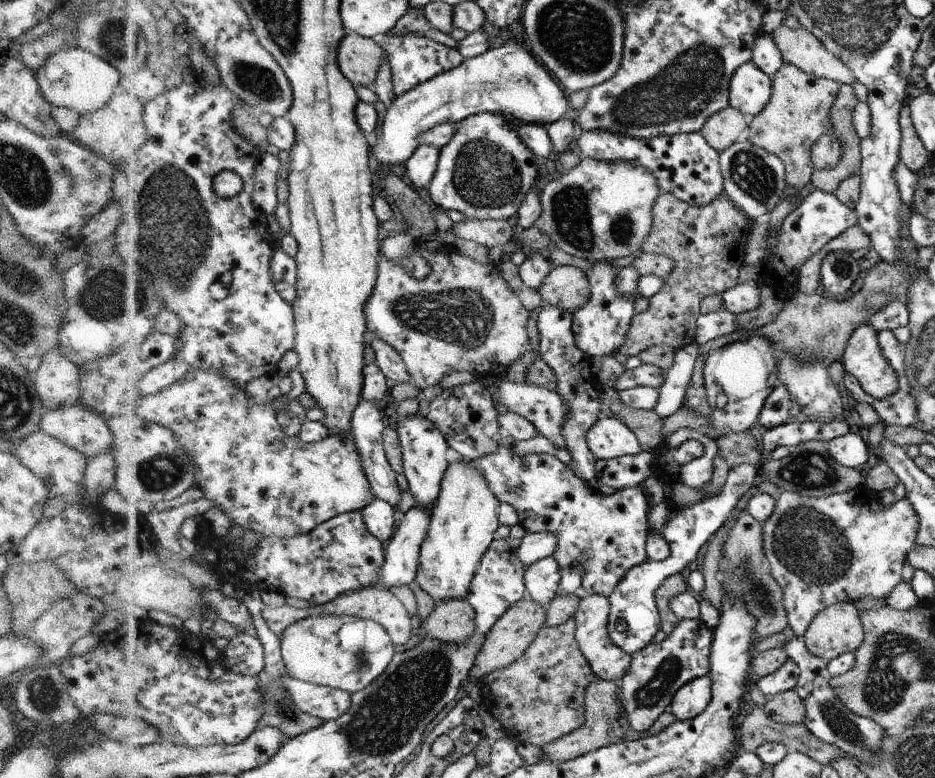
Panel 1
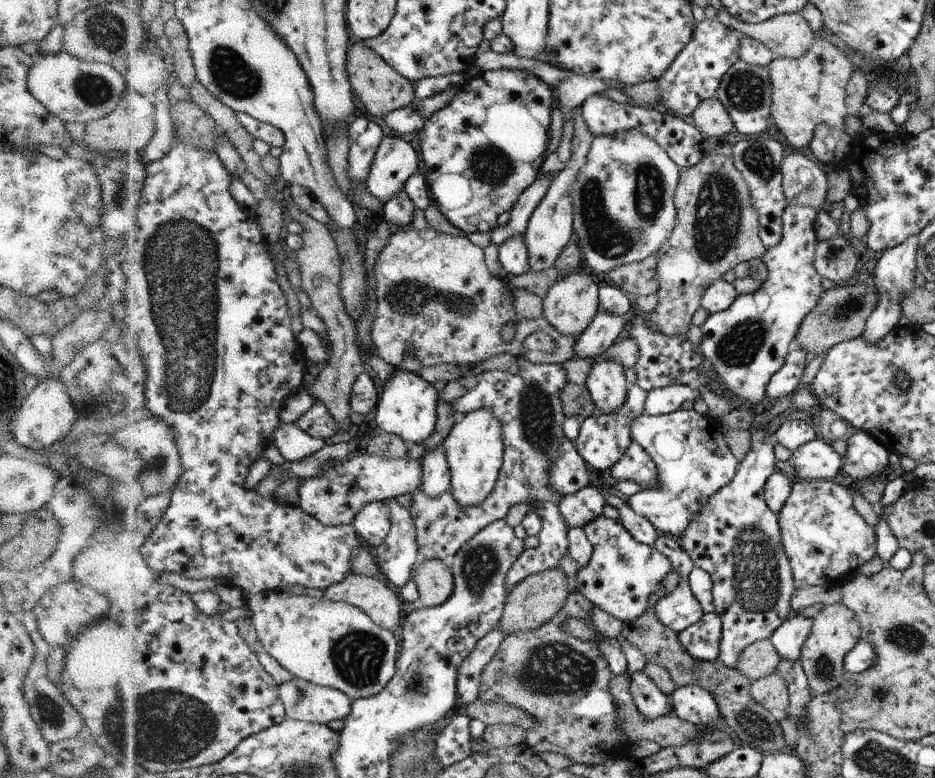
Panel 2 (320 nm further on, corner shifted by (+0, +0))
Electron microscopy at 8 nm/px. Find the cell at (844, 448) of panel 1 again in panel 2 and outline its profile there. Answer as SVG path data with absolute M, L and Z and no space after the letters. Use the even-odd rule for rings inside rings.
M814 439L796 449L790 462L795 468L795 479L804 481L833 479L842 468L842 458L823 439Z

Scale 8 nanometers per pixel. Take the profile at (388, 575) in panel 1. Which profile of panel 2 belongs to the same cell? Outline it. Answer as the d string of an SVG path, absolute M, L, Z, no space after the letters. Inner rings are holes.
M443 444L427 450L423 455L423 484L419 492L431 497L451 490L451 474Z

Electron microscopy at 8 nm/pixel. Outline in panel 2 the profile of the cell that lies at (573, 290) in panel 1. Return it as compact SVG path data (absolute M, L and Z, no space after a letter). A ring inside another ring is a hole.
M576 272L563 274L563 277L550 287L543 298L542 316L563 335L580 337L594 322L600 309L600 289L589 275Z

